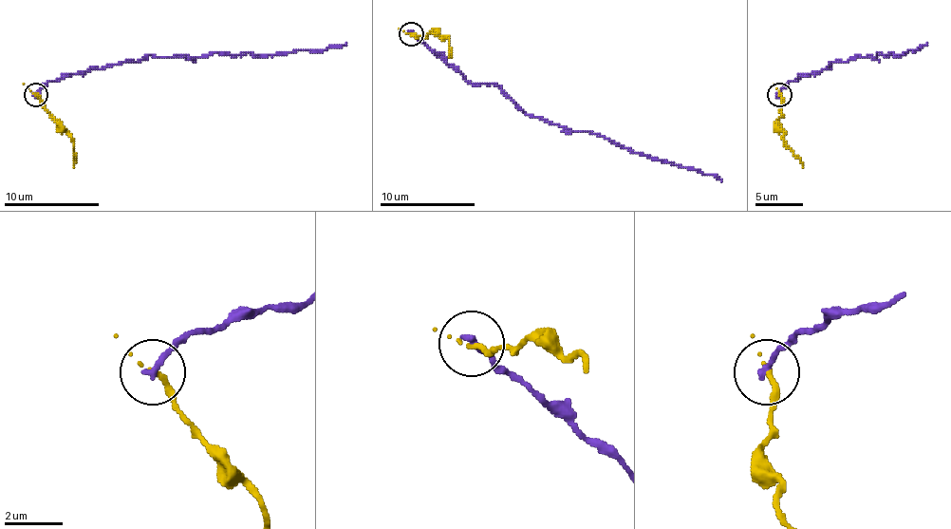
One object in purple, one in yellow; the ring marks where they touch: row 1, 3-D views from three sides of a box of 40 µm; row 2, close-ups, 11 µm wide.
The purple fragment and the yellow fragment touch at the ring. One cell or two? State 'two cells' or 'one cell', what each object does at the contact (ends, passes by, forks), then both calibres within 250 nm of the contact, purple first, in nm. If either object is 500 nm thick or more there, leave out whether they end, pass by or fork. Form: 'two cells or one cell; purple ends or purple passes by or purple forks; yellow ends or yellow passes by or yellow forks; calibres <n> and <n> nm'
two cells; purple ends; yellow ends; calibres 220 and 200 nm

